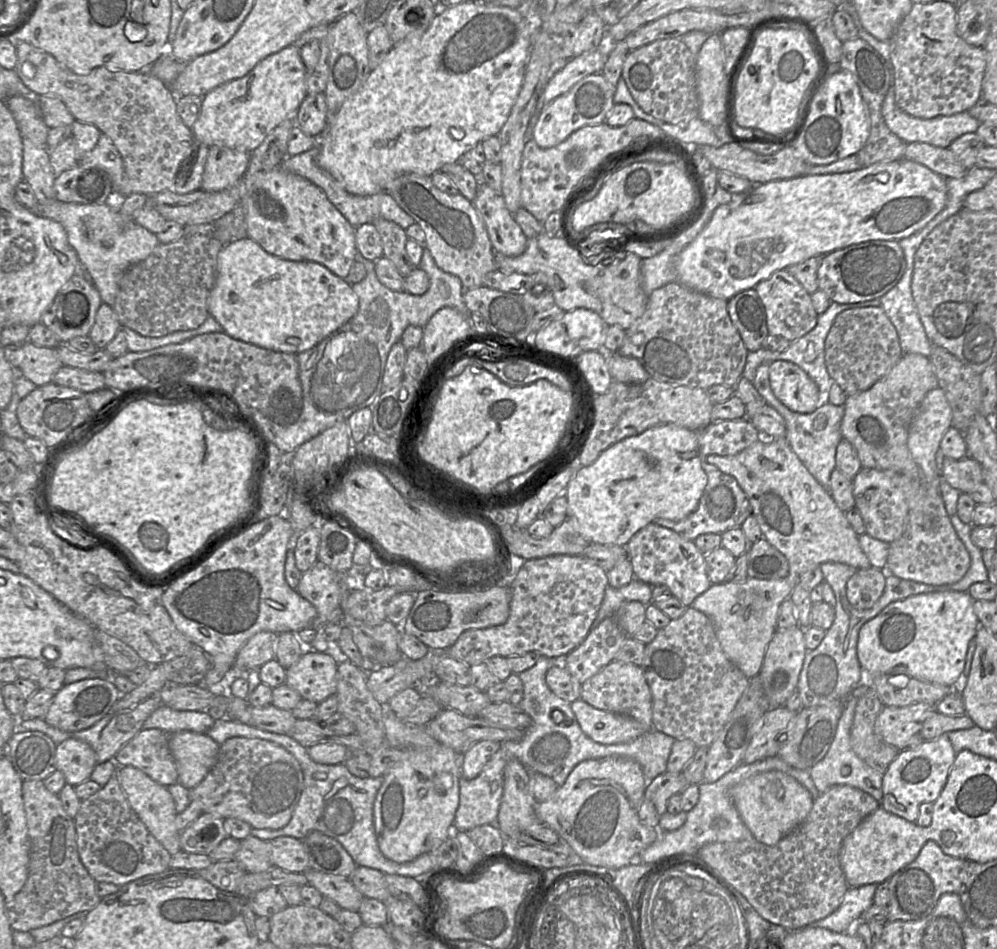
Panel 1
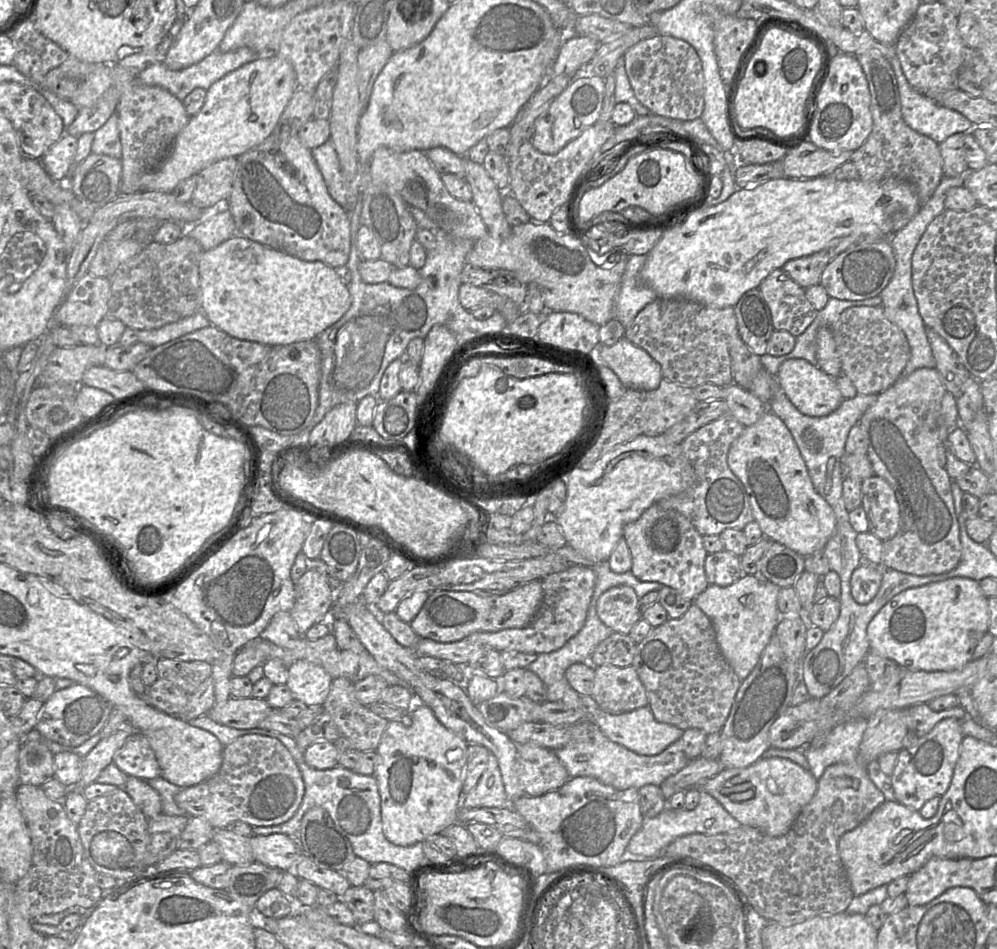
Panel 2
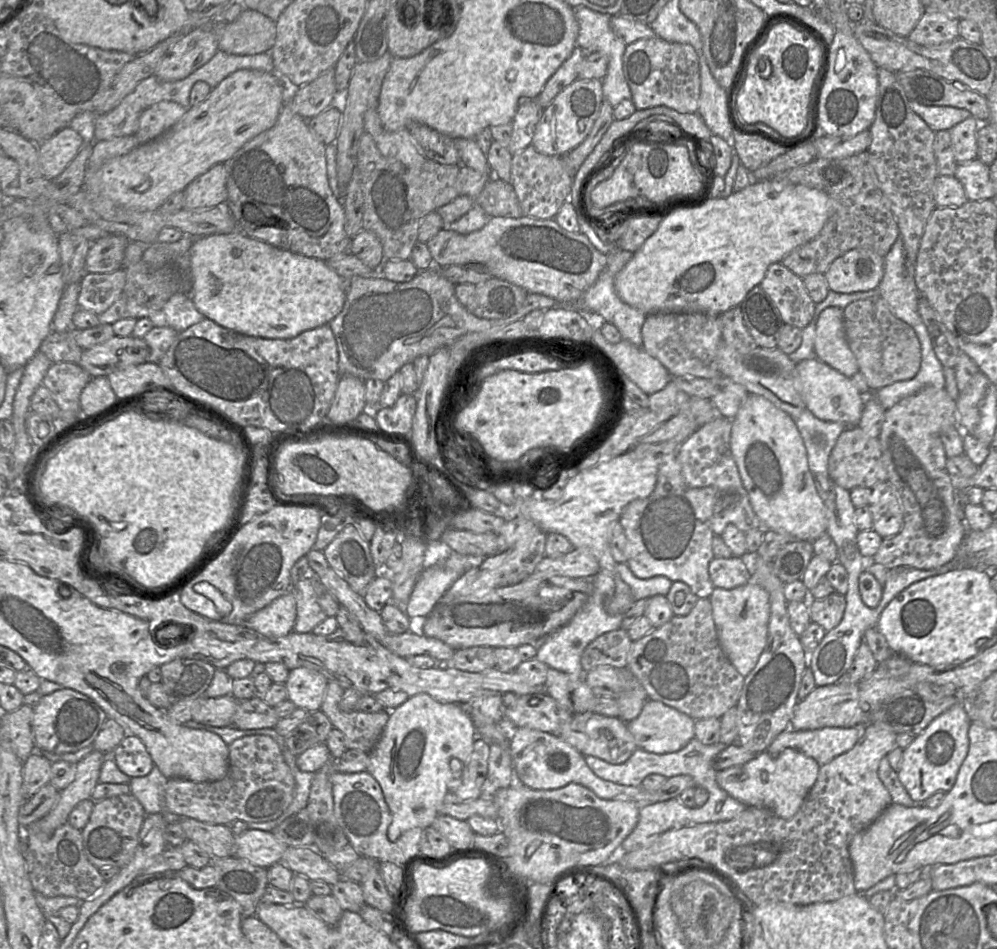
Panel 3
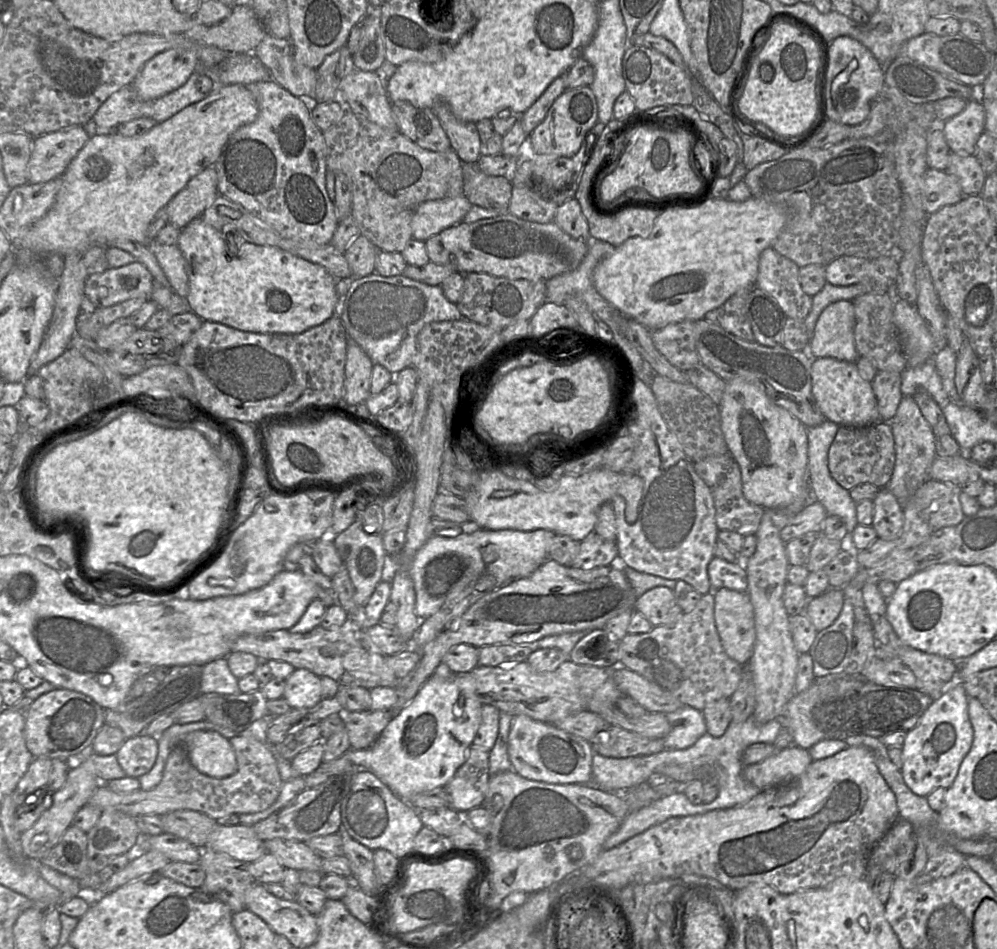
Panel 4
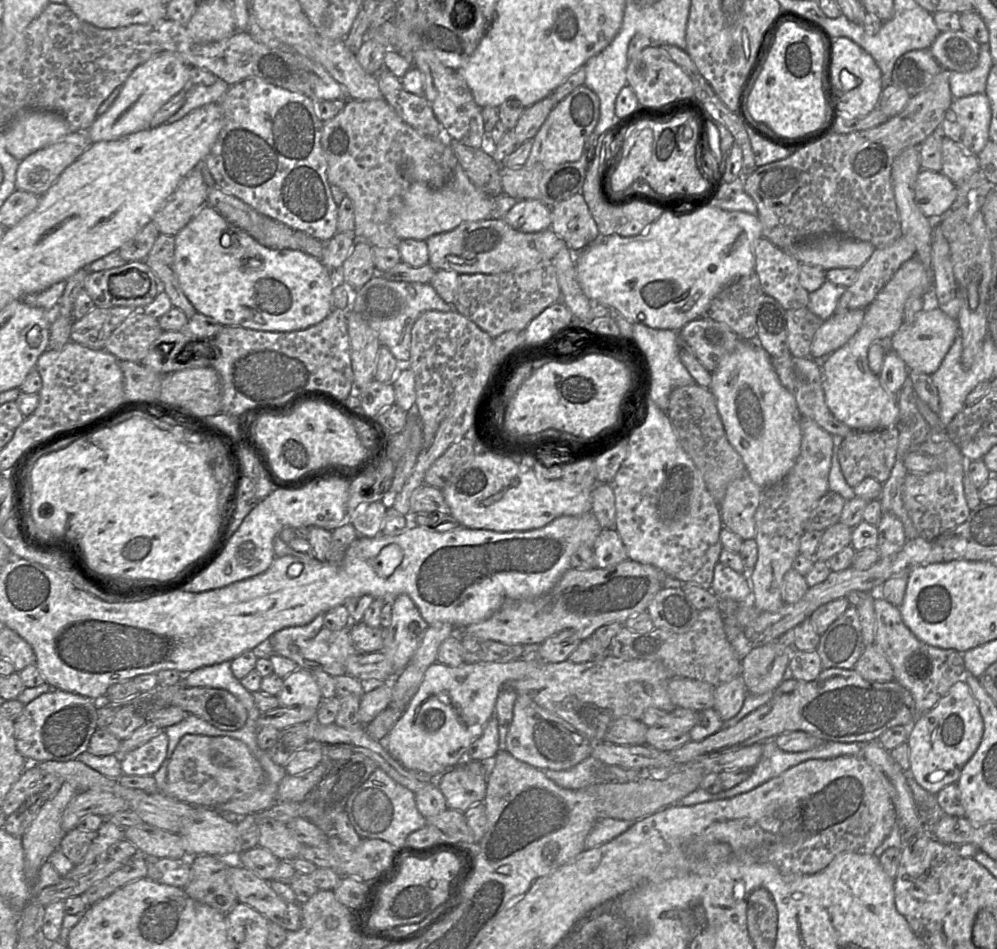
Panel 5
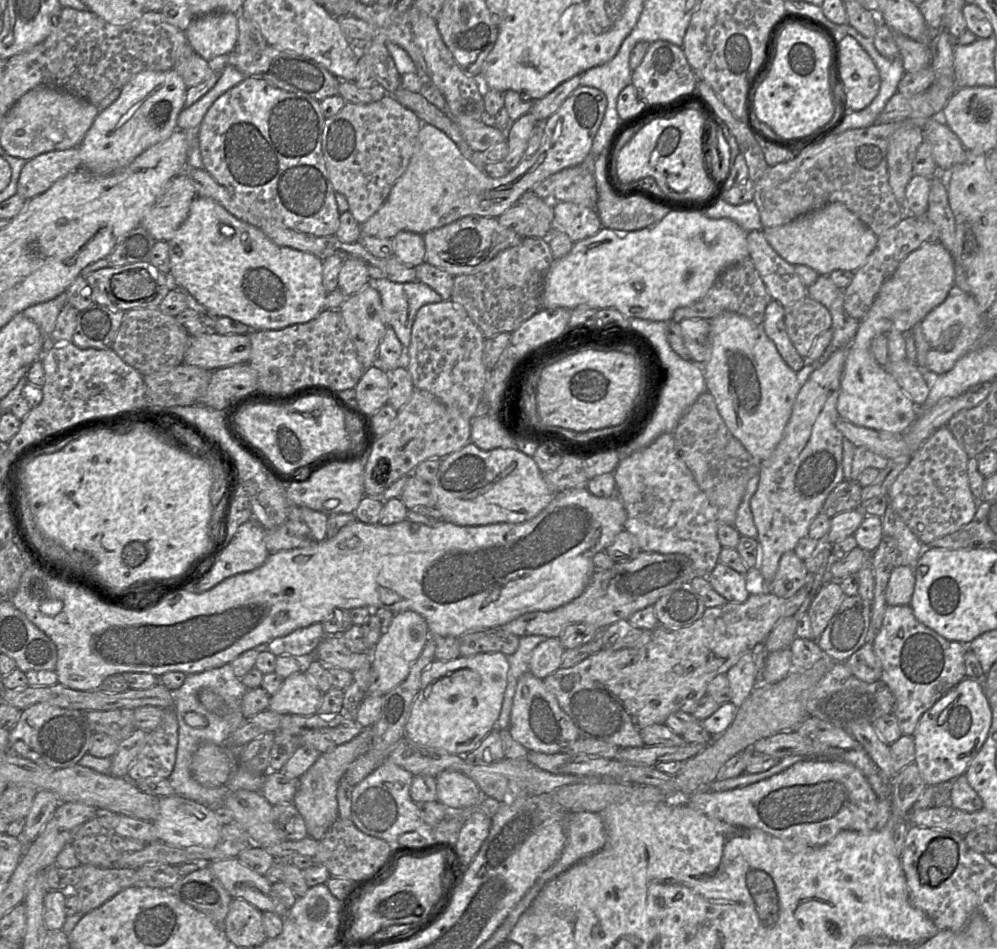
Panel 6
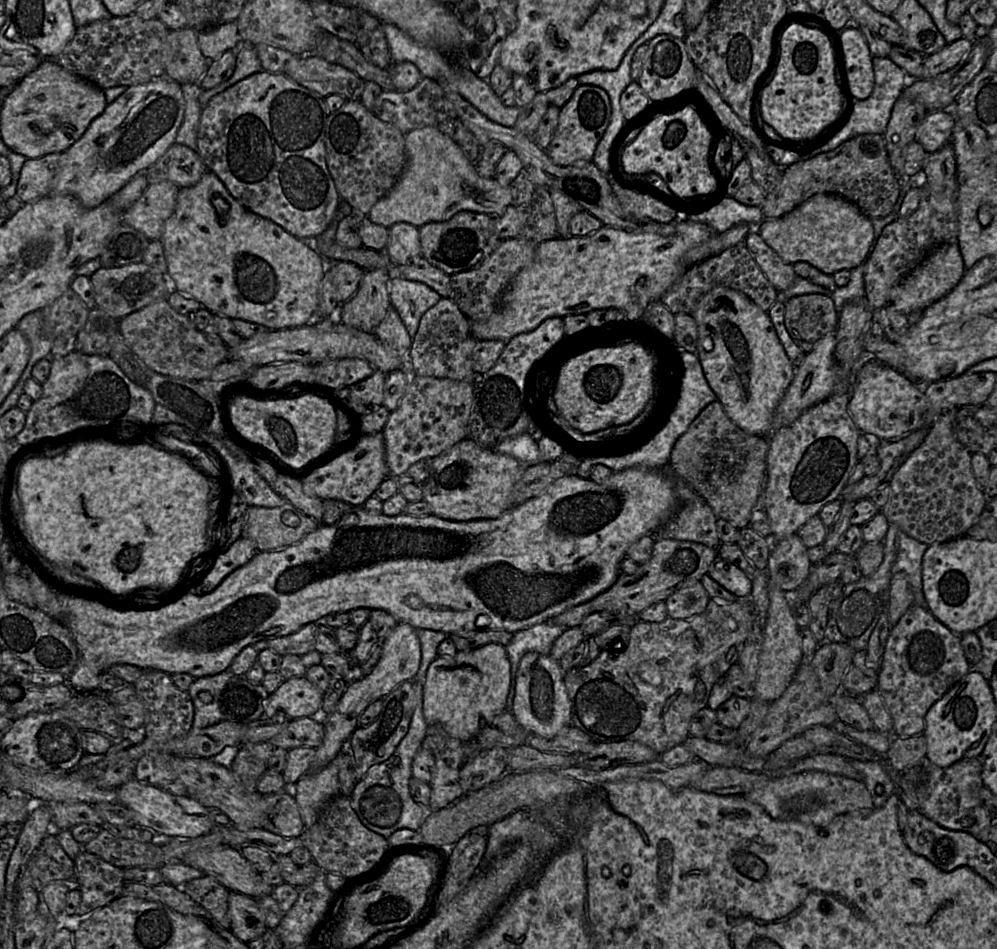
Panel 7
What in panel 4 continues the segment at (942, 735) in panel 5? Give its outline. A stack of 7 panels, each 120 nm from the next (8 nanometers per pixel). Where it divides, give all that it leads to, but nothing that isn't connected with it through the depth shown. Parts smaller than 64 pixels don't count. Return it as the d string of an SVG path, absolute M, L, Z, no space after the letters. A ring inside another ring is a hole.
M963 684L948 686L941 695L934 698L917 725L907 732L902 746L901 773L905 784L914 794L926 797L937 788L948 789L952 786L973 743L968 698Z

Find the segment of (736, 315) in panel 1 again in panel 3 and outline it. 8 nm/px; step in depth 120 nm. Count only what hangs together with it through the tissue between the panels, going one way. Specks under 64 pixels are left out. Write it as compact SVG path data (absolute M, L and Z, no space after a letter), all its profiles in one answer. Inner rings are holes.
M760 285L747 293L740 308L755 344L769 349L777 347L783 320L775 304Z

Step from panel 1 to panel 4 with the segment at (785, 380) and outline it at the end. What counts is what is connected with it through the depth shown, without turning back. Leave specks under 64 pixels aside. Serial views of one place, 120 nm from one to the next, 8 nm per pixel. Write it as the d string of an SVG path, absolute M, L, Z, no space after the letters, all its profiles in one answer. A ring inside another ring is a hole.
M831 357L816 358L811 366L812 395L825 418L839 426L863 427L880 421L877 400L871 382L864 380L856 362Z

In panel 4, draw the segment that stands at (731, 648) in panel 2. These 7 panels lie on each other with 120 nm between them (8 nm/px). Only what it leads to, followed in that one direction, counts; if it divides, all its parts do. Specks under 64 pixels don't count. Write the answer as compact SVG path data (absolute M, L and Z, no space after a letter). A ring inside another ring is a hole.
M721 588L713 590L715 596L715 623L722 646L727 655L745 666L754 652L756 638L754 609L747 592Z

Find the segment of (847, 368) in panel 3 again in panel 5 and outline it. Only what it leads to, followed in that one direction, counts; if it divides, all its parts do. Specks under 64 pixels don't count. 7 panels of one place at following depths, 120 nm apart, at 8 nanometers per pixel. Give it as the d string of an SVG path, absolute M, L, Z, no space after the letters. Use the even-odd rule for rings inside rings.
M856 309L845 314L833 314L817 330L810 347L813 359L837 351L859 330L865 309Z

